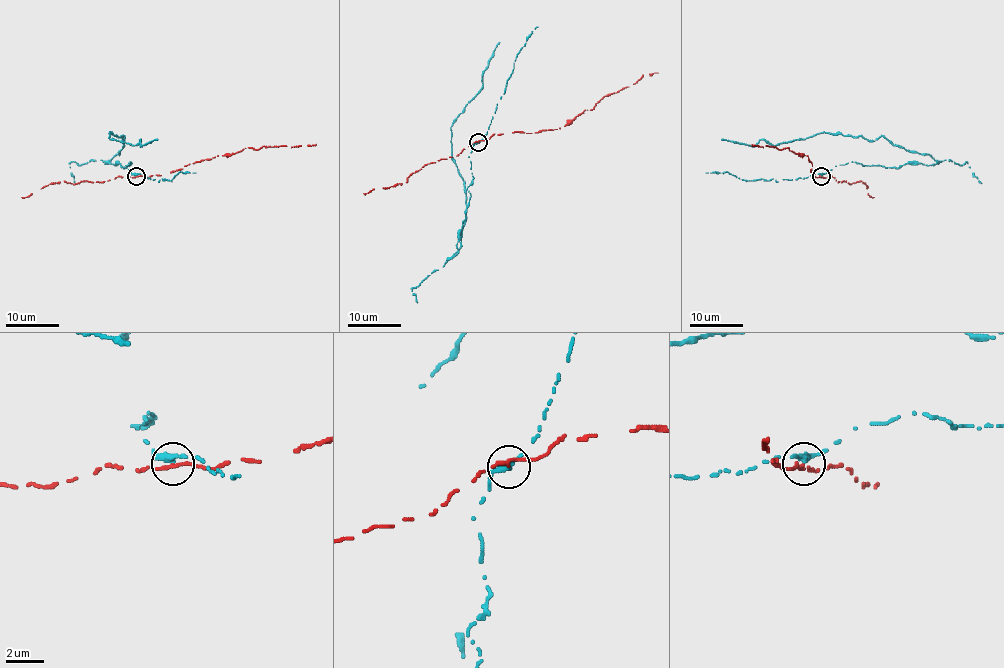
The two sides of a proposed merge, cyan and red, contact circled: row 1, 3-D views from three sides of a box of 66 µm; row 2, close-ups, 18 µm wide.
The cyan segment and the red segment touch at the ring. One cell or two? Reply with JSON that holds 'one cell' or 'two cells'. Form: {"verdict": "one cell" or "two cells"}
{"verdict": "two cells"}

